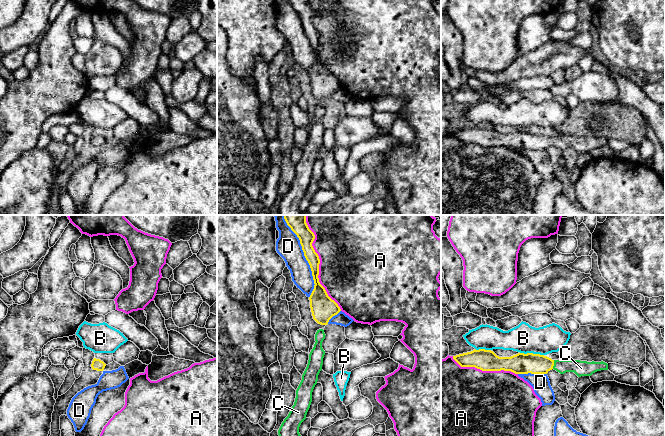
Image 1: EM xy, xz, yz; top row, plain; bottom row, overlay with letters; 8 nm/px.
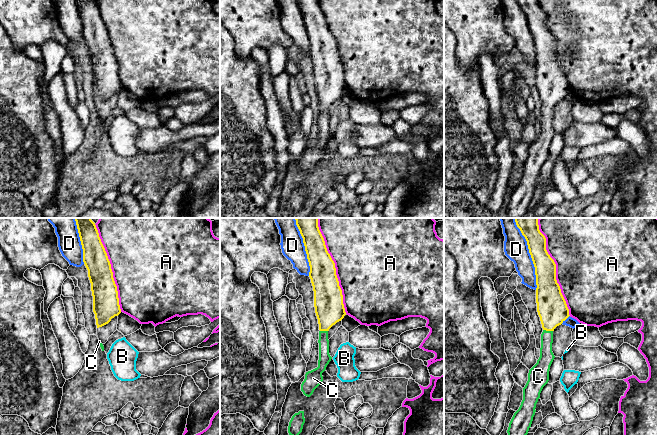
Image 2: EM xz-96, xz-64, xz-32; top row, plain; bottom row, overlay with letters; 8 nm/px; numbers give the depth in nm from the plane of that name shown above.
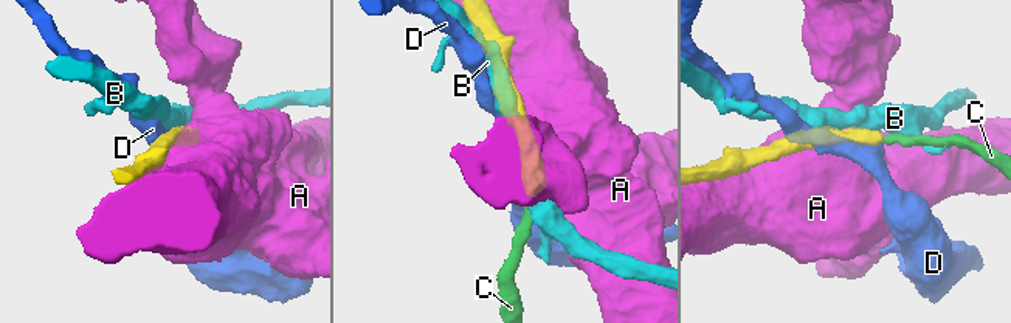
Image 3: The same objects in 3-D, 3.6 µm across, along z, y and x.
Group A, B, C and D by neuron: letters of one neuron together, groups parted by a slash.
A / B / C / D

